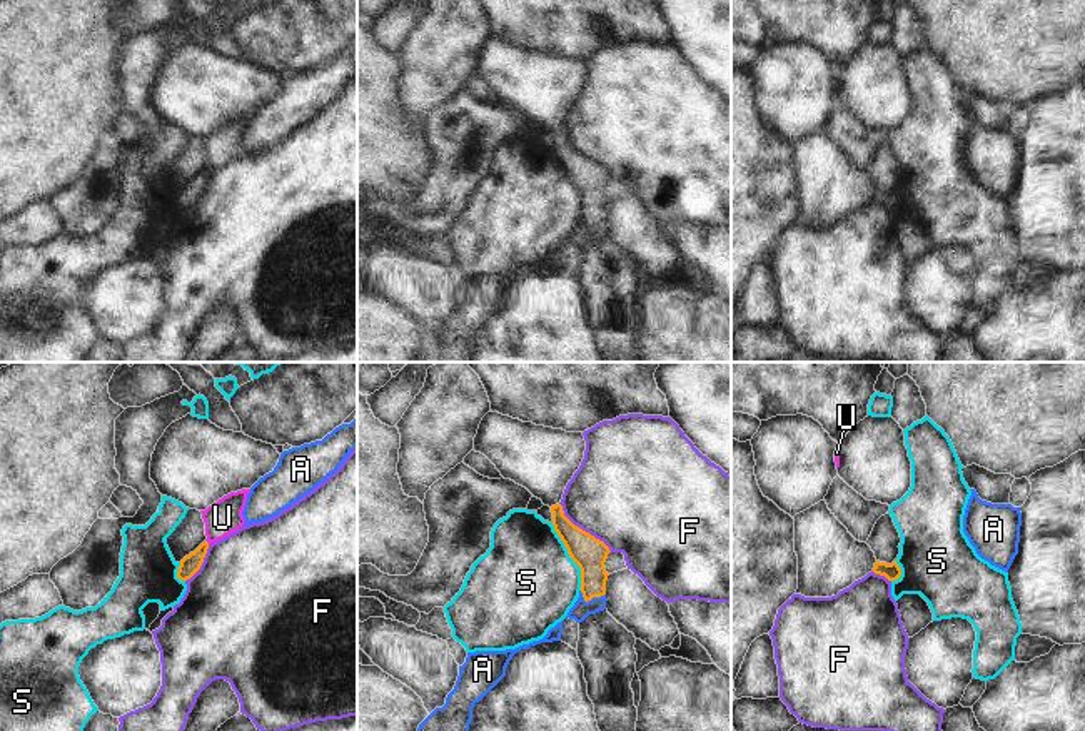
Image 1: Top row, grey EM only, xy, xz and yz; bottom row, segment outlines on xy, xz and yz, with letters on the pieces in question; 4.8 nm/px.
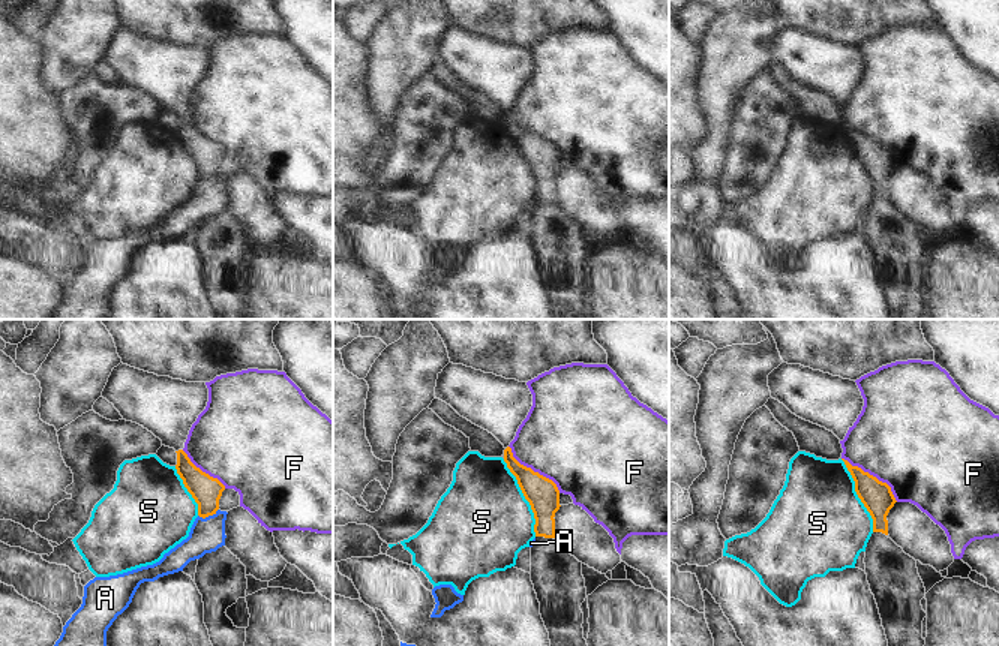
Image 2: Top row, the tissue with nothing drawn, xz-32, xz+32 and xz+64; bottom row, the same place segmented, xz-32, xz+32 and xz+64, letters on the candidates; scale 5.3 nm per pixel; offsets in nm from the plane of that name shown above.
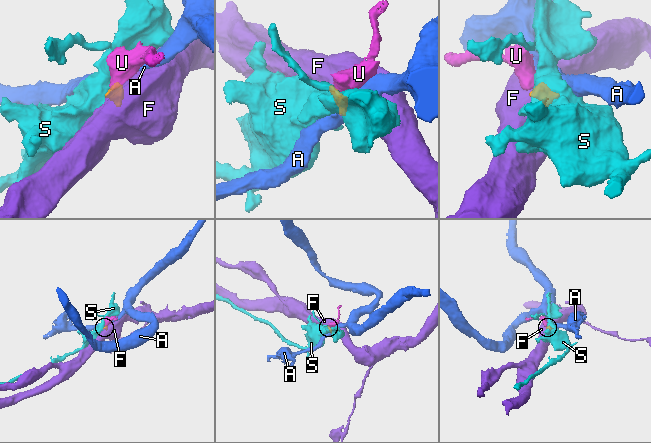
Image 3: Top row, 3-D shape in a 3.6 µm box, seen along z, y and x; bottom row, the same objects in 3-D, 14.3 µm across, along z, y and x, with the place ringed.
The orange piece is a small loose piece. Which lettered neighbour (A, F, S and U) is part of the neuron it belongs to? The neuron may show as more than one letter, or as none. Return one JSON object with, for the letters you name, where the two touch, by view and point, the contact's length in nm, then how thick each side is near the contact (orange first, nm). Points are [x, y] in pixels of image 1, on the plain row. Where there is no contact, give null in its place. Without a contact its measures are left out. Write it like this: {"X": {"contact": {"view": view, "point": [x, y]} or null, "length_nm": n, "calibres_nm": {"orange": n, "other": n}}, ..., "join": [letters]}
{"U": {"contact": null}, "join": ["U"]}

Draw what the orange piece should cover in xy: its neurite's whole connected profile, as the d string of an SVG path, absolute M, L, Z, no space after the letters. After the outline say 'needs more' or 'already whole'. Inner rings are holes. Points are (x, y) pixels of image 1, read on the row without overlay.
M250 115L230 118L209 132L205 137L200 137L205 149L207 165L194 179L180 187L177 197L177 204L180 207L190 205L200 195L207 175L212 169L224 165L245 150L242 137L245 134L249 118Z; needs more

